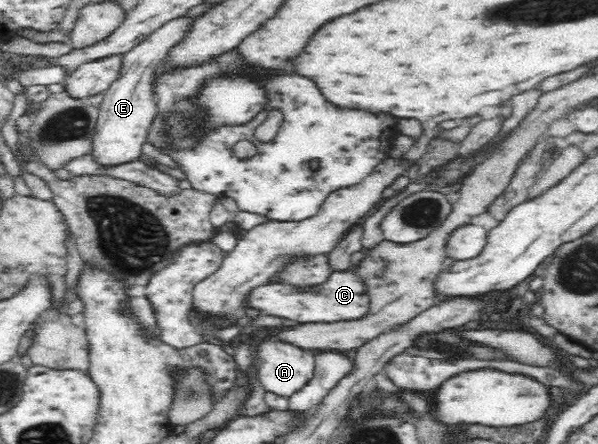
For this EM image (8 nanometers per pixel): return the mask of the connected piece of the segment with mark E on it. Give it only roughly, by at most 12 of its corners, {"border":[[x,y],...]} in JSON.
{"border":[[177,17],[123,53],[102,92],[88,156],[137,160],[158,114],[153,73],[193,18]]}

